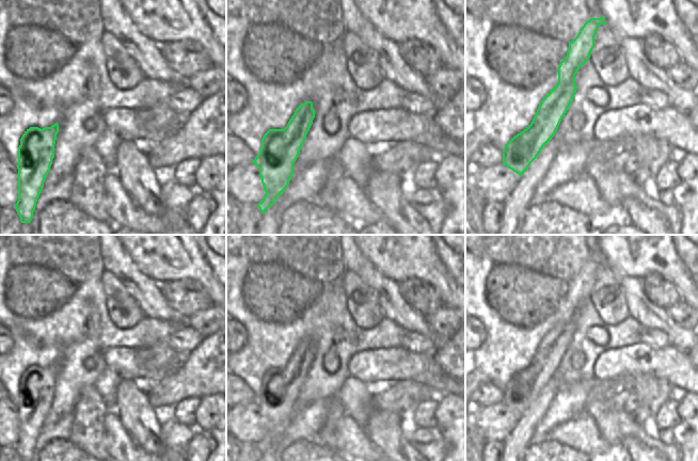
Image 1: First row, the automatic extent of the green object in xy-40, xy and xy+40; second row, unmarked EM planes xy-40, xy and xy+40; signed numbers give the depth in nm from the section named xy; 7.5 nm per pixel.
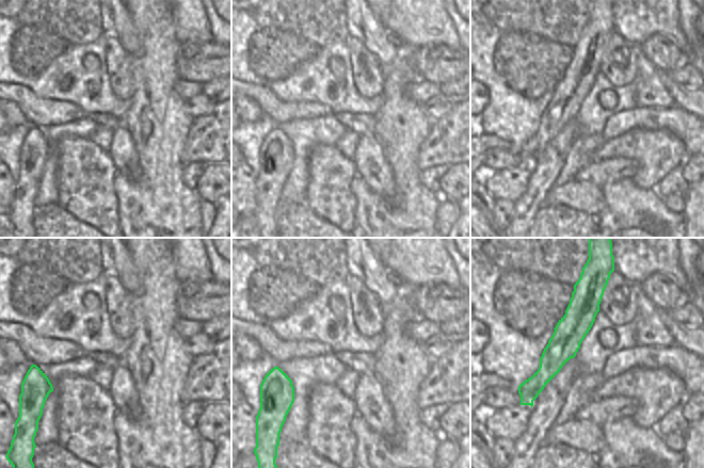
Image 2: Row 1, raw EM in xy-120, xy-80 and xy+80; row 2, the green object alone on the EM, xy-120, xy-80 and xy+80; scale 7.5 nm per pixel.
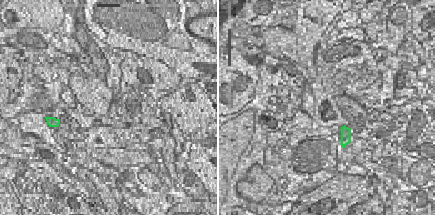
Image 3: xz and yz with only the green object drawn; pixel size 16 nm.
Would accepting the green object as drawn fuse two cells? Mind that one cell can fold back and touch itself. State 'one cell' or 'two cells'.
one cell

